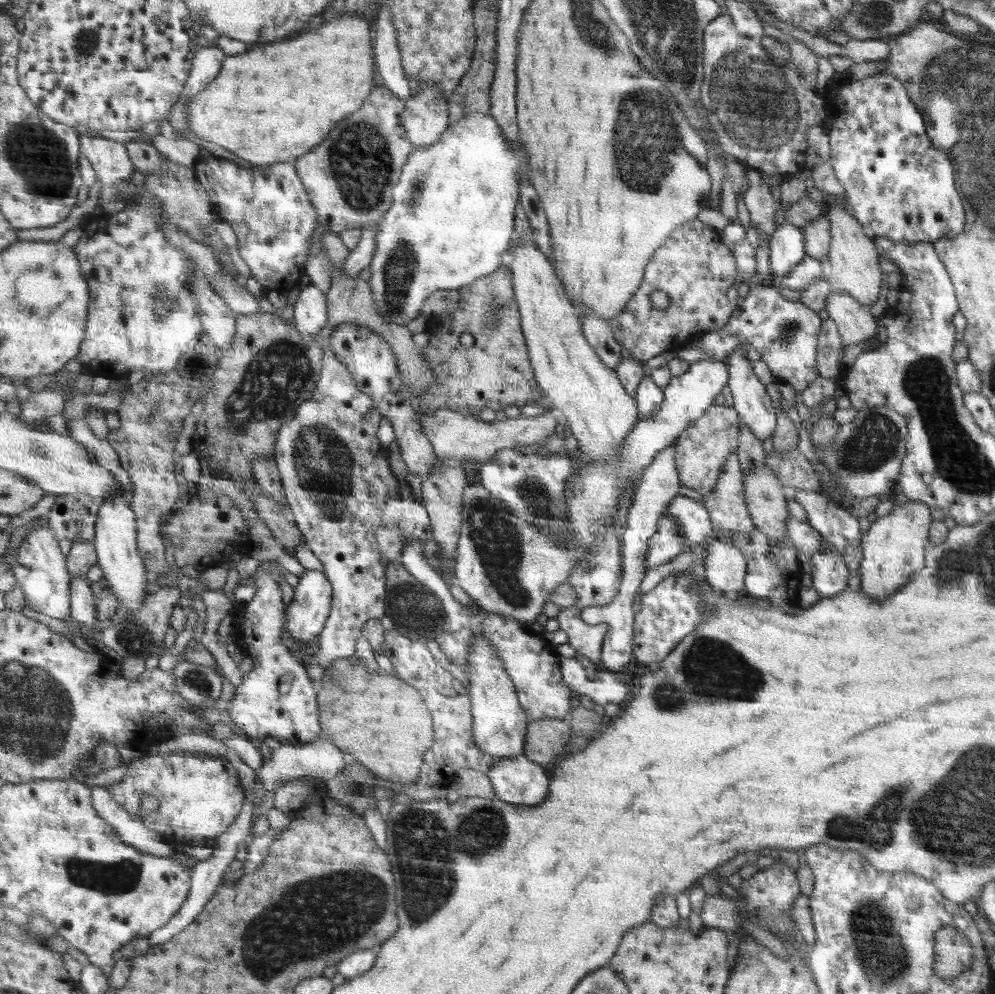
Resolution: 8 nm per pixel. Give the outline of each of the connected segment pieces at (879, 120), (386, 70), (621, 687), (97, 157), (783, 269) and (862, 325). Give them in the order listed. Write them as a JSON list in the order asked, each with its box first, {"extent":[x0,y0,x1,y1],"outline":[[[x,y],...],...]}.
[{"extent":[821,72,963,244],"outline":[[[891,72],[875,74],[859,82],[849,82],[839,88],[829,88],[829,116],[821,124],[829,136],[829,164],[833,176],[845,190],[851,212],[857,222],[861,222],[873,236],[889,238],[895,244],[923,244],[951,240],[963,232],[963,208],[961,196],[955,182],[955,166],[939,150],[933,148],[931,140],[925,136],[923,110],[911,94],[907,94],[903,82]]]},{"extent":[375,12,411,100],"outline":[[[383,12],[377,16],[379,20],[375,22],[375,36],[377,36],[377,56],[375,64],[379,70],[379,76],[385,80],[385,84],[395,90],[395,94],[403,100],[411,98],[411,82],[405,78],[405,68],[403,68],[403,56],[397,40],[397,30],[391,24],[389,16]]]},{"extent":[561,658,631,706],"outline":[[[575,658],[563,660],[561,668],[563,668],[561,672],[563,682],[567,682],[567,686],[571,686],[571,690],[575,690],[579,696],[591,698],[593,704],[599,704],[599,706],[623,704],[625,706],[625,702],[629,702],[627,694],[631,692],[631,688],[621,678],[615,678],[615,672],[595,670],[595,674],[589,678],[581,662],[577,662]]]},{"extent":[81,136,135,188],"outline":[[[83,136],[81,142],[85,152],[83,156],[91,162],[103,188],[115,188],[123,180],[131,180],[135,168],[123,144],[101,136]]]},{"extent":[767,222,807,282],"outline":[[[781,222],[777,230],[771,234],[767,252],[769,252],[769,266],[771,266],[769,278],[777,282],[799,262],[803,262],[803,258],[807,256],[803,230],[789,222]]]},{"extent":[827,292,879,352],"outline":[[[831,292],[827,298],[827,316],[835,322],[841,338],[841,352],[849,344],[859,344],[865,340],[871,340],[879,332],[879,318],[877,312],[871,308],[865,308],[849,294]]]}]

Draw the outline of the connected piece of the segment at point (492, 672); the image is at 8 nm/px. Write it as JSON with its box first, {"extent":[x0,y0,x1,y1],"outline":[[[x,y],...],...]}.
{"extent":[471,642,529,762],"outline":[[[477,642],[471,654],[471,712],[475,720],[475,742],[483,748],[483,752],[497,758],[497,762],[507,758],[519,758],[527,754],[527,736],[529,736],[529,718],[519,702],[519,694],[515,690],[513,678],[503,668],[495,648],[487,642]]]}

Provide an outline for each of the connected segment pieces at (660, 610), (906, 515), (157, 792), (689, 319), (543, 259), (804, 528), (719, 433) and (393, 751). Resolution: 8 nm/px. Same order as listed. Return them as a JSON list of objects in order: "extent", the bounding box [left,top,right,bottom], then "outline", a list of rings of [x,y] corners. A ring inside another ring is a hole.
[{"extent":[633,496,717,666],"outline":[[[675,496],[667,506],[665,506],[665,512],[661,514],[661,518],[667,518],[667,520],[673,520],[673,524],[675,524],[675,528],[677,528],[677,534],[683,538],[683,554],[689,554],[689,552],[701,552],[703,554],[703,558],[701,558],[701,562],[699,564],[695,564],[695,566],[691,566],[691,568],[687,568],[687,570],[673,570],[667,578],[663,578],[661,582],[657,582],[657,586],[653,588],[653,590],[649,590],[647,594],[643,594],[643,596],[639,596],[639,604],[641,604],[641,610],[635,614],[635,620],[633,620],[633,642],[635,642],[635,648],[633,648],[633,656],[637,658],[637,662],[641,662],[641,664],[645,664],[645,666],[649,666],[651,662],[655,662],[655,664],[659,664],[659,662],[663,662],[673,650],[675,650],[675,646],[679,646],[697,626],[701,626],[703,622],[707,622],[707,620],[711,620],[713,616],[717,616],[717,604],[715,602],[709,602],[707,600],[707,596],[705,596],[705,592],[701,590],[701,586],[705,584],[705,566],[703,566],[703,560],[705,560],[705,556],[709,554],[707,552],[707,548],[709,548],[709,544],[713,544],[715,542],[715,530],[713,530],[713,522],[711,522],[711,516],[709,516],[709,512],[707,512],[707,508],[703,506],[703,504],[699,504],[699,502],[695,502],[695,500],[691,500],[691,498],[687,498],[687,496]]]},{"extent":[859,500,929,602],"outline":[[[907,500],[901,506],[893,506],[891,514],[875,520],[865,536],[861,536],[861,548],[863,548],[863,560],[859,566],[859,588],[861,594],[871,598],[873,602],[881,602],[883,598],[889,598],[907,582],[911,582],[911,576],[919,570],[923,570],[923,546],[929,540],[927,526],[929,526],[929,510],[923,502]]]},{"extent":[107,754,247,850],"outline":[[[145,754],[123,766],[127,768],[123,780],[107,786],[107,790],[135,818],[141,818],[139,812],[143,794],[153,794],[161,806],[155,814],[141,818],[141,824],[149,832],[155,832],[161,842],[169,844],[175,850],[207,840],[217,842],[219,836],[227,834],[227,830],[235,824],[247,800],[247,792],[241,784],[239,770],[225,756]]]},{"extent":[609,220,735,362],"outline":[[[699,220],[683,222],[675,228],[675,234],[671,234],[647,262],[639,290],[635,290],[627,302],[627,310],[609,324],[619,346],[625,348],[633,360],[645,362],[663,352],[679,352],[703,334],[723,330],[735,308],[735,304],[727,300],[727,288],[735,280],[731,254],[733,252],[721,244],[717,232]],[[655,290],[663,290],[671,296],[671,306],[665,312],[649,308],[649,294]]]},{"extent":[507,232,639,460],"outline":[[[515,232],[507,258],[515,274],[515,298],[523,314],[523,332],[539,388],[553,402],[555,412],[565,416],[569,424],[567,434],[577,440],[583,458],[603,460],[617,456],[621,440],[633,430],[639,418],[635,400],[623,390],[617,374],[599,362],[599,356],[585,340],[575,308],[555,274],[555,264],[541,250],[535,234]]]},{"extent":[787,518,831,556],"outline":[[[795,518],[787,522],[787,542],[791,542],[797,552],[805,552],[809,556],[825,554],[831,550],[831,544],[815,528]]]},{"extent":[673,406,739,498],"outline":[[[711,406],[699,422],[695,422],[689,430],[685,430],[673,450],[673,462],[679,476],[681,486],[691,488],[693,492],[701,494],[701,498],[707,498],[715,492],[715,484],[719,476],[725,472],[725,464],[731,454],[739,448],[739,418],[737,410],[729,406]]]},{"extent":[317,660,435,788],"outline":[[[339,660],[335,662],[335,666],[331,666],[317,692],[321,706],[323,738],[329,738],[345,754],[361,760],[381,782],[391,782],[405,788],[419,784],[425,756],[435,746],[435,720],[417,688],[401,678],[391,678],[385,672],[373,674],[365,666],[353,666],[349,660]]]}]

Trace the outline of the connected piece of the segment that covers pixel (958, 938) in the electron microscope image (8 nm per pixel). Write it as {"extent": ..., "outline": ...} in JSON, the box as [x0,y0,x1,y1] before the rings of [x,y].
{"extent":[935,928,971,978],"outline":[[[943,928],[935,934],[935,976],[957,978],[971,966],[971,946],[955,928]]]}

